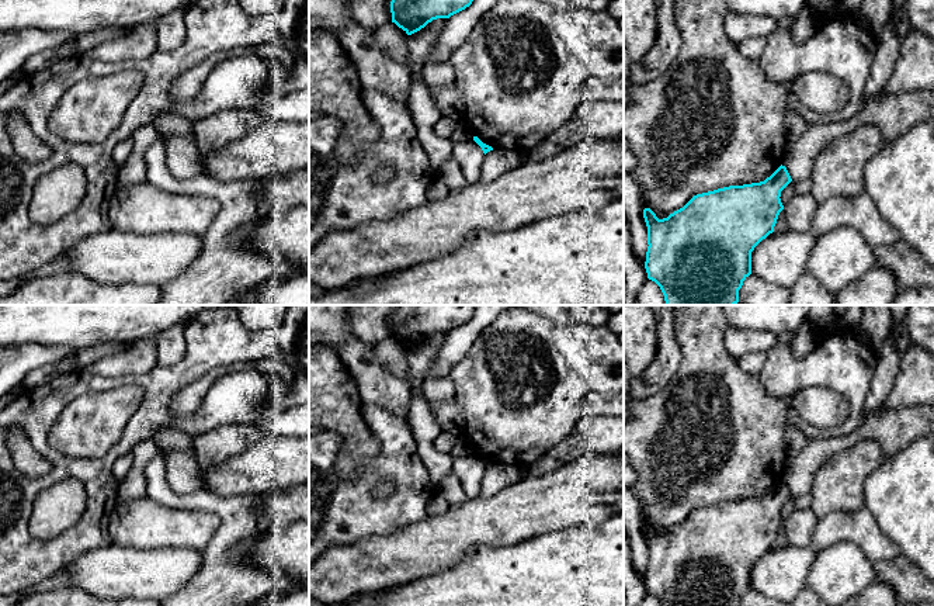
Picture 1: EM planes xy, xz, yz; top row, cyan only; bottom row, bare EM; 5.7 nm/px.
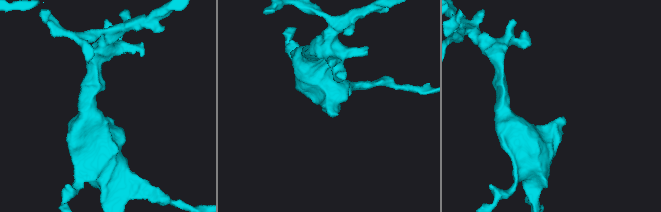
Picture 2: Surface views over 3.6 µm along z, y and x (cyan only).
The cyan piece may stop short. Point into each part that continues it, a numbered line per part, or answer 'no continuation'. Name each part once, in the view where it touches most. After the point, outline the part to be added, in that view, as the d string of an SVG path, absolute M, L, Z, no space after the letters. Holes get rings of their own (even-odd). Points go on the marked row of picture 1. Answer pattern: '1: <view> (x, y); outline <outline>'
no continuation

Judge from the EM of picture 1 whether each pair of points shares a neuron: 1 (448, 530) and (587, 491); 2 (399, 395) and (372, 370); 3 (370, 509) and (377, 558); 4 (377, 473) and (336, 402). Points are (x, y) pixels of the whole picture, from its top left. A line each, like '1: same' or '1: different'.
1: same
2: same
3: different
4: different

